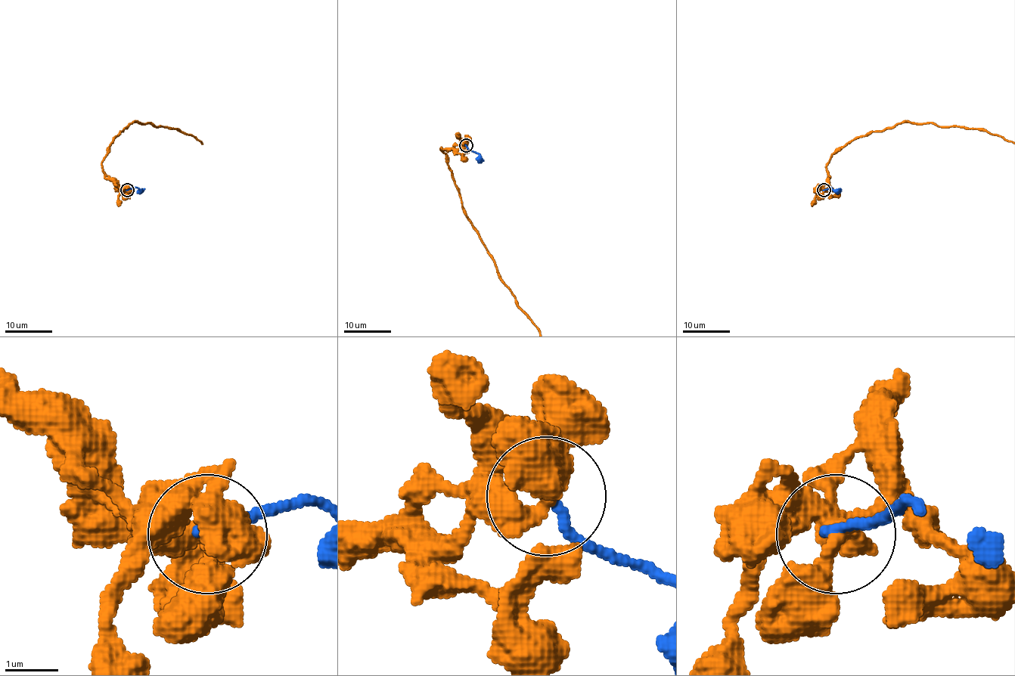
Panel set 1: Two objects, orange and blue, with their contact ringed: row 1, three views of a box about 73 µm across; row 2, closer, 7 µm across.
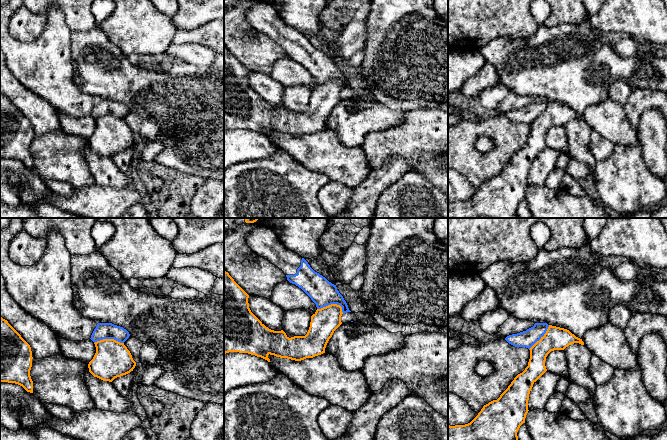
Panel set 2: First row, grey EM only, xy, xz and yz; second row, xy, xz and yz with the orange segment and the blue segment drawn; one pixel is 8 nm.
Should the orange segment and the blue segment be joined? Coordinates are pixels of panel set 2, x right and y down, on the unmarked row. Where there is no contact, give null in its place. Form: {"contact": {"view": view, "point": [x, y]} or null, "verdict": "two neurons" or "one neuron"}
{"contact": {"view": "xz", "point": [332, 80]}, "verdict": "two neurons"}

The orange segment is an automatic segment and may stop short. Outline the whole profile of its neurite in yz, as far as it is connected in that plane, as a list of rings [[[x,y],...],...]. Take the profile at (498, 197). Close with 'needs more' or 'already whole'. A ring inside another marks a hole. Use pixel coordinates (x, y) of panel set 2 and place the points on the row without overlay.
[[[549,101],[546,109],[530,126],[530,135],[525,146],[518,150],[497,176],[484,181],[478,191],[465,201],[448,201],[448,218],[519,218],[517,208],[525,199],[528,189],[529,170],[533,160],[547,147],[547,131],[554,126],[564,126],[571,120],[584,121],[582,115],[569,106]]]; already whole

